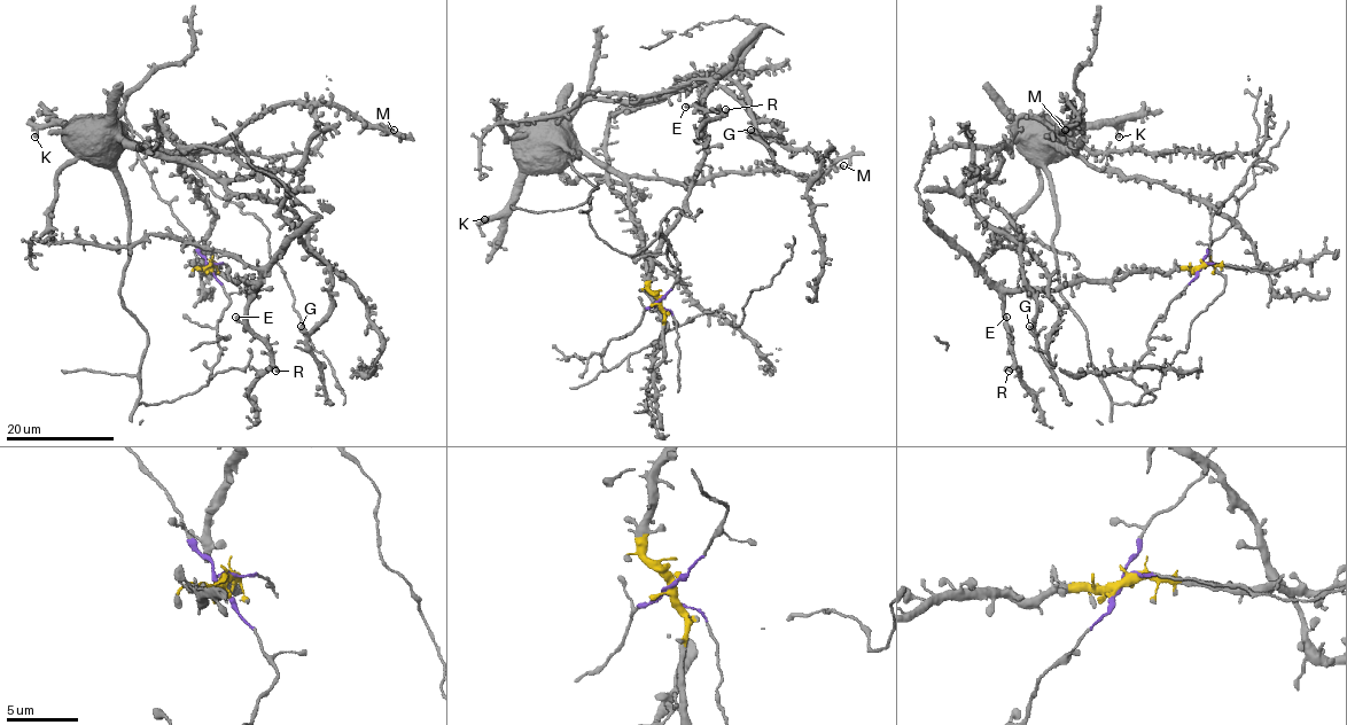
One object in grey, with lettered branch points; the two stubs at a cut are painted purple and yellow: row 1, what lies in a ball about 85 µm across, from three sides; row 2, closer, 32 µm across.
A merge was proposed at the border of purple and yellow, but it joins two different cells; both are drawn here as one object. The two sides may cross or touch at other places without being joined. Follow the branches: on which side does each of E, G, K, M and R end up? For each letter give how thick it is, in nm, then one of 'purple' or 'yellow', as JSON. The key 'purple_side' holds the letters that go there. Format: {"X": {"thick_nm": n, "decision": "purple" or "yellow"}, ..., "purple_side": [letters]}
{"E": {"thick_nm": 440, "decision": "yellow"}, "G": {"thick_nm": 500, "decision": "purple"}, "K": {"thick_nm": 420, "decision": "purple"}, "M": {"thick_nm": 380, "decision": "purple"}, "R": {"thick_nm": 420, "decision": "yellow"}, "purple_side": ["G", "K", "M"]}

